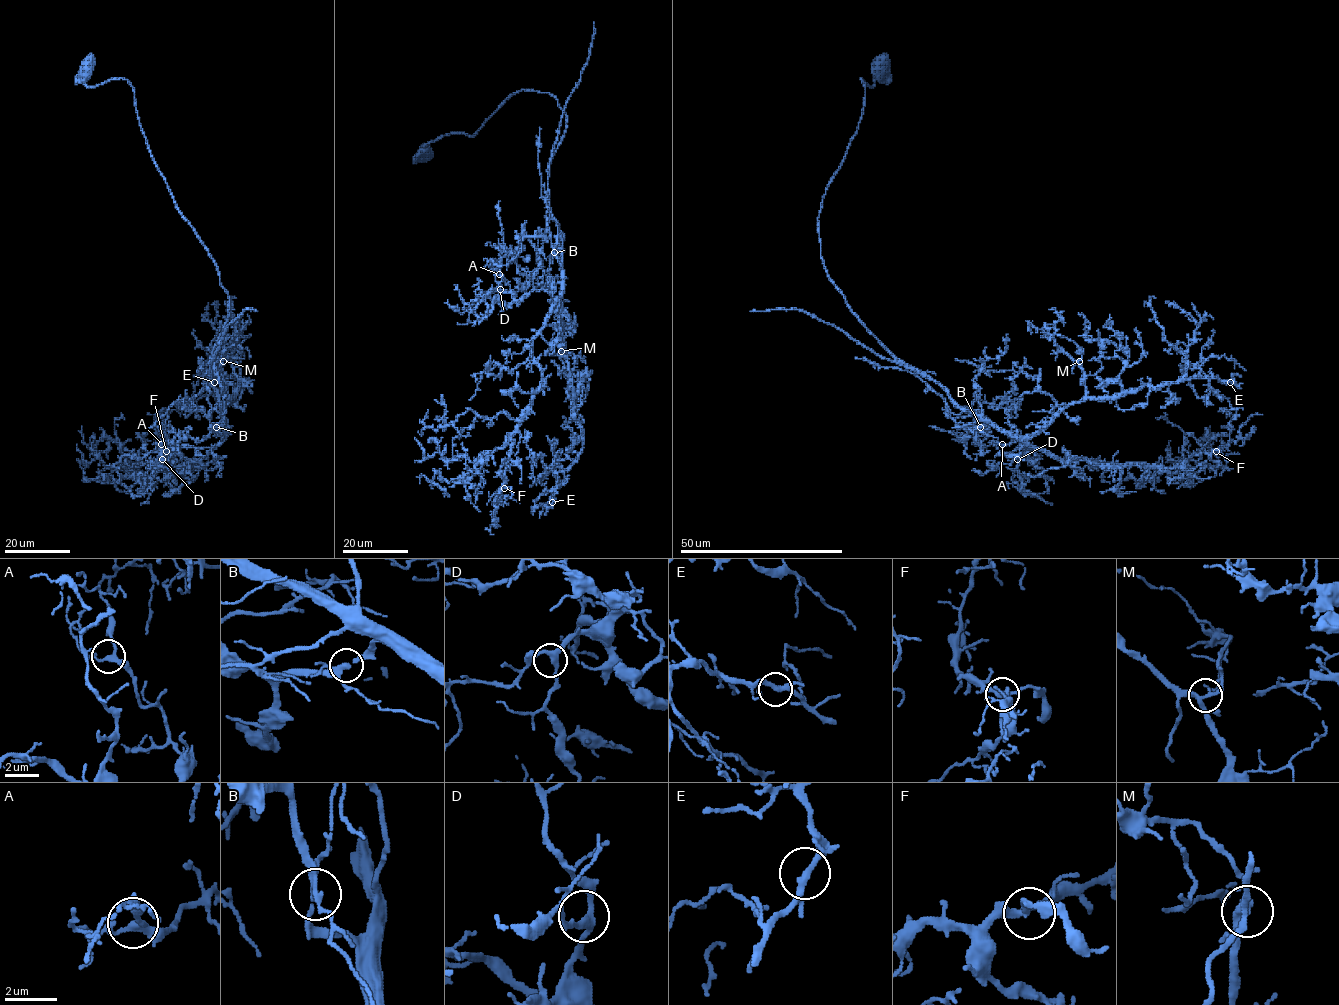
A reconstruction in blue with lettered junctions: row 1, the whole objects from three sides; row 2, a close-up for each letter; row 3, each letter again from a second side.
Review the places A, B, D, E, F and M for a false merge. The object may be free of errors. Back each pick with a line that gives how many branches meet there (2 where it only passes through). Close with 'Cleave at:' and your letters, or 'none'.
Cleave at: none

